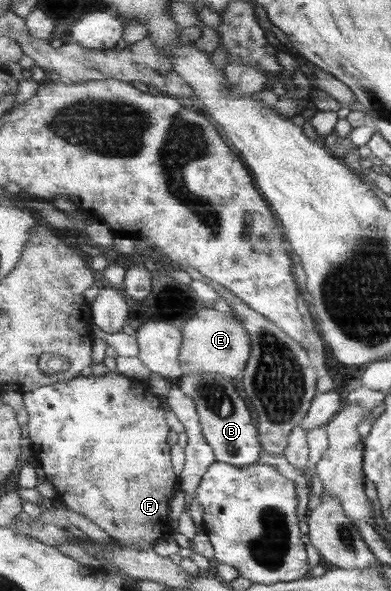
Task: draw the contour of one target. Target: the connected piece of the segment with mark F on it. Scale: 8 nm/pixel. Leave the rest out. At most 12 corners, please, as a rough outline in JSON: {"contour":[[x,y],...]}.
{"contour":[[119,372],[24,393],[37,463],[123,547],[171,536],[160,397]]}

